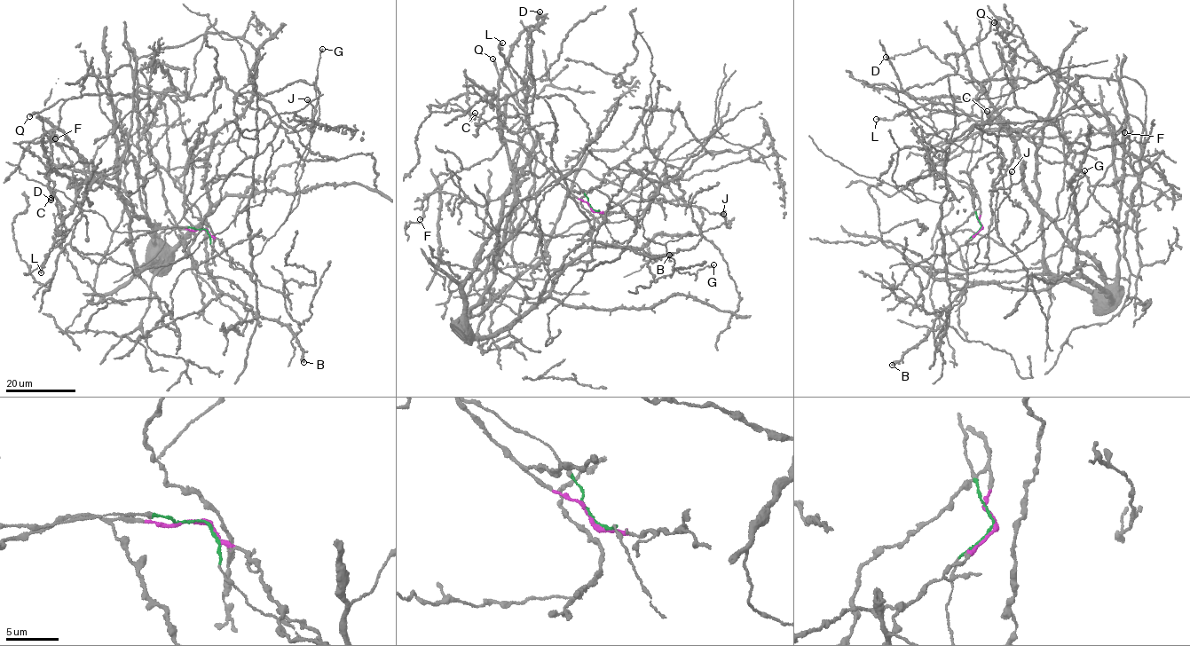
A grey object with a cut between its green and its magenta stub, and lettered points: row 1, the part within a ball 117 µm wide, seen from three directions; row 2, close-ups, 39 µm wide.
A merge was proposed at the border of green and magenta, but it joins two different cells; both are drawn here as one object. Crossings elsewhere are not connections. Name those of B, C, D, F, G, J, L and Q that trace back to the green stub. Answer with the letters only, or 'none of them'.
G, J

